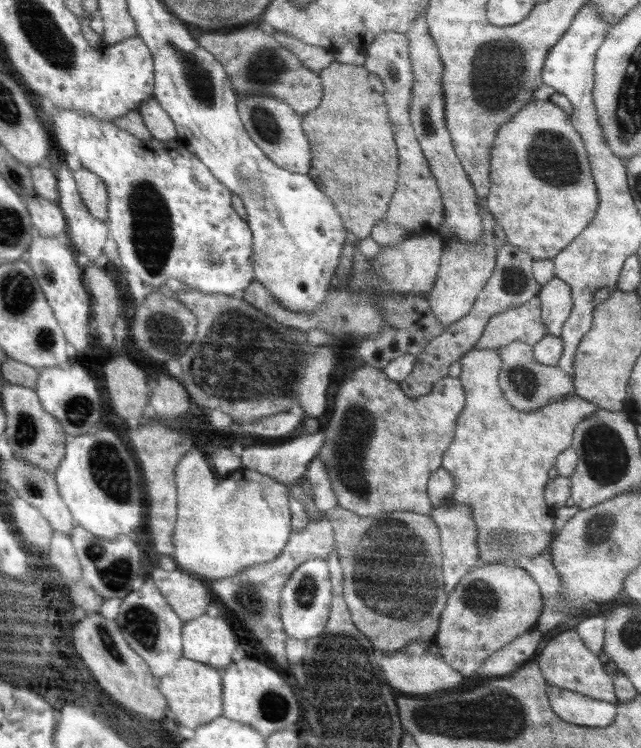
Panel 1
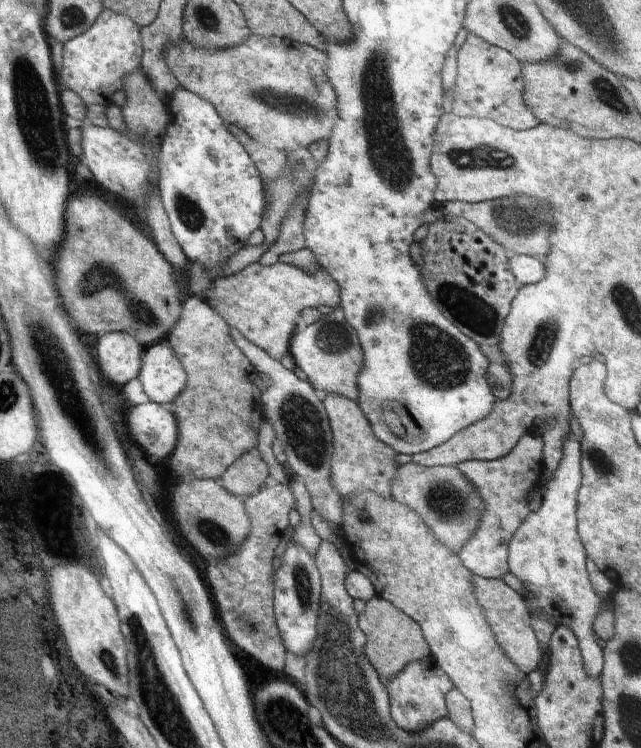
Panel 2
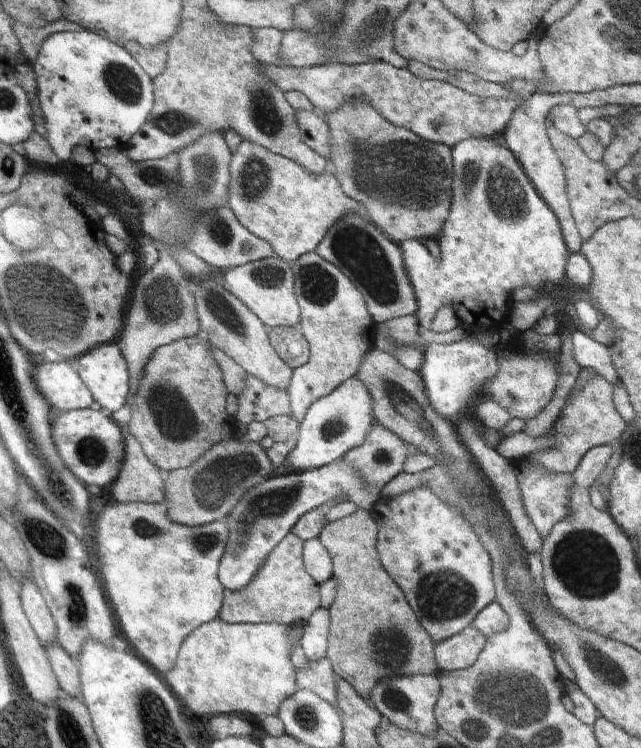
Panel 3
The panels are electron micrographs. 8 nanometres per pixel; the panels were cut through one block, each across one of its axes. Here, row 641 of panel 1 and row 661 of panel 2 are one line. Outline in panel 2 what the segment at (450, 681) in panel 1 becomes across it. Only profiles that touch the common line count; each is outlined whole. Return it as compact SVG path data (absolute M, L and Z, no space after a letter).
M432 659L416 660L404 666L396 676L390 678L388 684L384 684L390 696L390 712L392 720L406 732L424 732L430 728L434 722L441 718L446 718L447 704L446 693L454 688L452 681L440 666Z

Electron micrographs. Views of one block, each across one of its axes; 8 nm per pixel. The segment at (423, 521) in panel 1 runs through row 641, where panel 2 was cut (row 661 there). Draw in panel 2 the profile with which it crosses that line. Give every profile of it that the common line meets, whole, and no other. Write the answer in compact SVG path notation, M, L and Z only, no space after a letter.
M378 594L365 601L364 612L358 615L358 624L366 635L364 654L384 680L396 676L410 662L431 658L431 650L418 623Z

